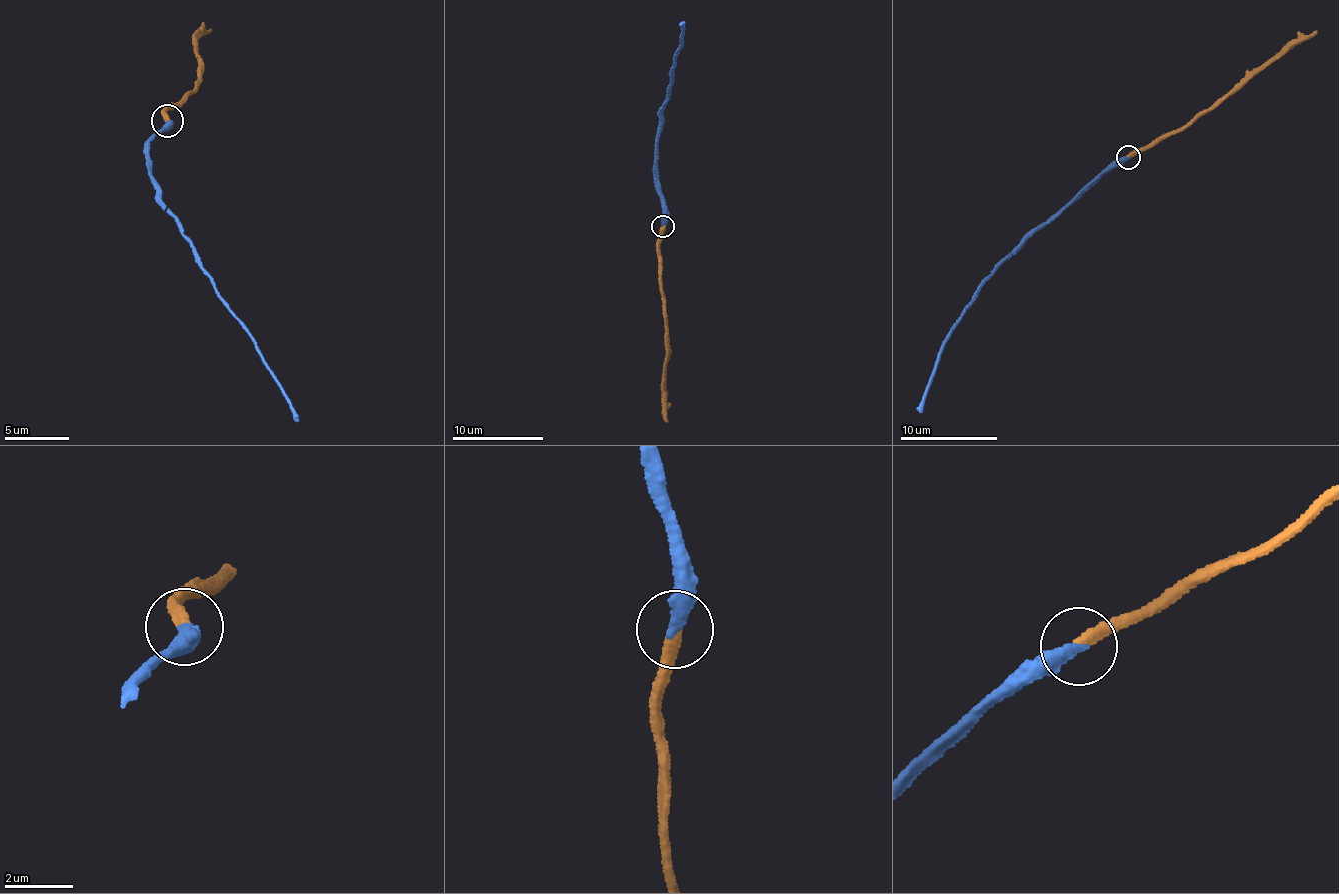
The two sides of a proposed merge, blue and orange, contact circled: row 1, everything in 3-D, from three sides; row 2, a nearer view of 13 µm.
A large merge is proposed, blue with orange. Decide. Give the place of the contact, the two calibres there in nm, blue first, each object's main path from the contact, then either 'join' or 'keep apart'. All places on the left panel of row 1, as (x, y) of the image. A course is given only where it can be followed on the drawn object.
place (167, 120); calibres 400 and 340 nm; course blue (168, 121), (145, 149), (165, 209), (190, 245), (194, 263), (219, 299), (244, 326), (298, 420); course orange (168, 118), (164, 108), (179, 109), (188, 95), (198, 92), (205, 66), (197, 39), (211, 30); join

